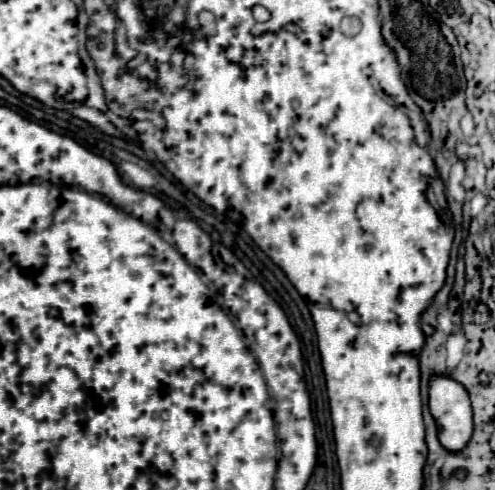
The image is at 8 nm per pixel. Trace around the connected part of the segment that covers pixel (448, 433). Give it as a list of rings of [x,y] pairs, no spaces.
[[[450,375],[430,379],[430,413],[438,425],[438,439],[448,451],[460,451],[472,437],[472,405],[468,391]]]

